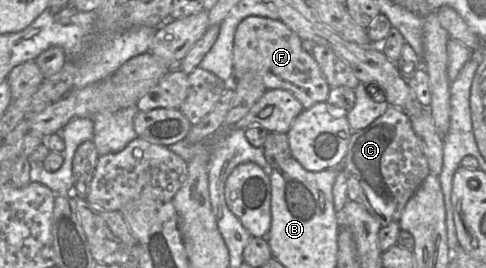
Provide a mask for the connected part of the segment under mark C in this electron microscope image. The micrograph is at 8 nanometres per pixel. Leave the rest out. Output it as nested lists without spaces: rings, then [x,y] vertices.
[[[388,106],[387,110],[367,127],[353,131],[342,163],[342,170],[346,177],[348,199],[364,206],[382,226],[399,220],[407,201],[430,173],[409,116],[394,106]]]

